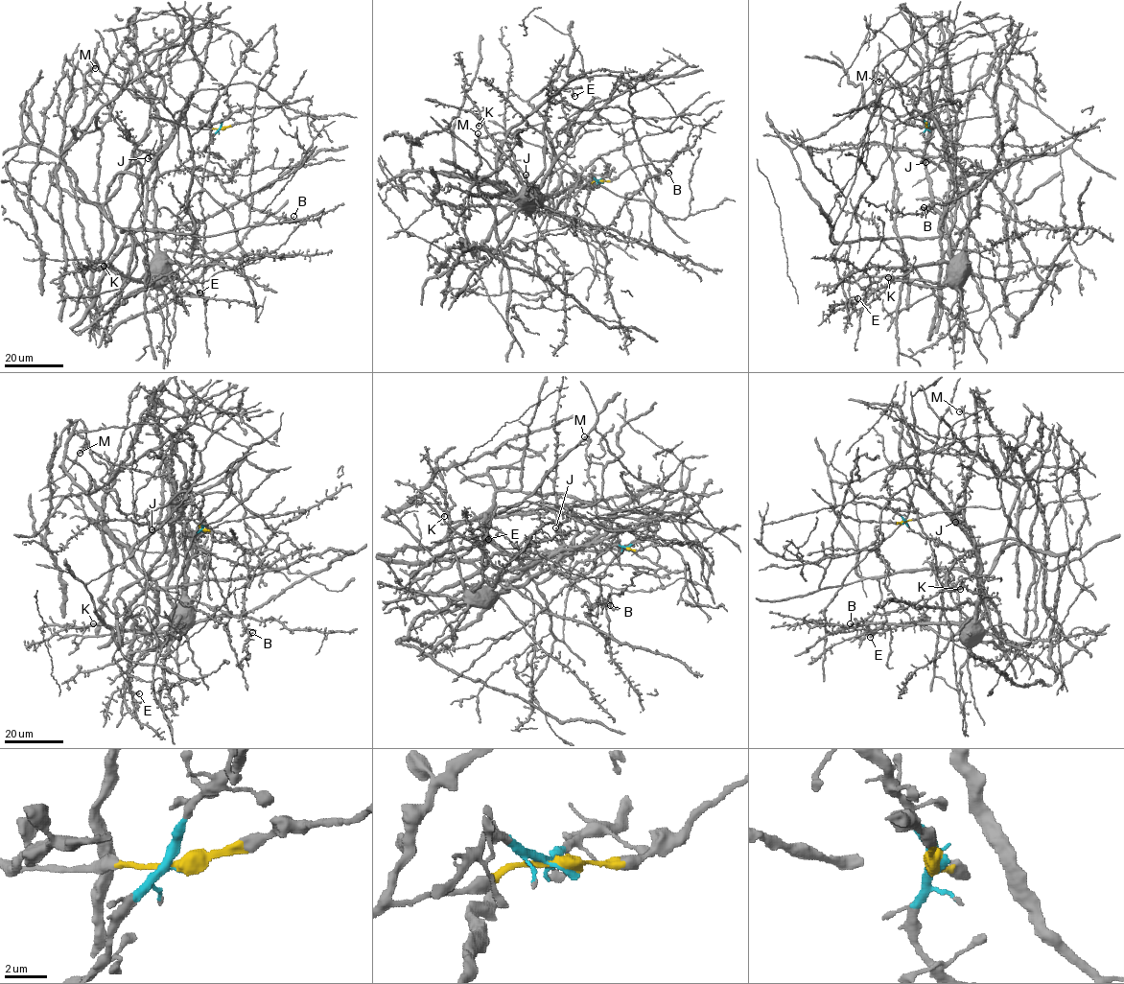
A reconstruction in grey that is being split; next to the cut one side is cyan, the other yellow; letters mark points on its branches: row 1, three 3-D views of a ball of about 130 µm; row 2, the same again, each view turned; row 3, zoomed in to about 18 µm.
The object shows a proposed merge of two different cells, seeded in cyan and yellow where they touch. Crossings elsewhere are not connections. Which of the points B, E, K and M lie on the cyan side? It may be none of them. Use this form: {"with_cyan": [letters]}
{"with_cyan": ["B", "K", "M"]}

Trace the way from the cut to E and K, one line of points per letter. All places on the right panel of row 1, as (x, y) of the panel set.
E: (927, 126), (954, 125), (946, 134), (954, 186), (942, 236), (853, 241), (849, 295), (857, 298)
K: (927, 127), (924, 137), (963, 171), (969, 193), (966, 247), (955, 259), (946, 286), (923, 287), (888, 277)

